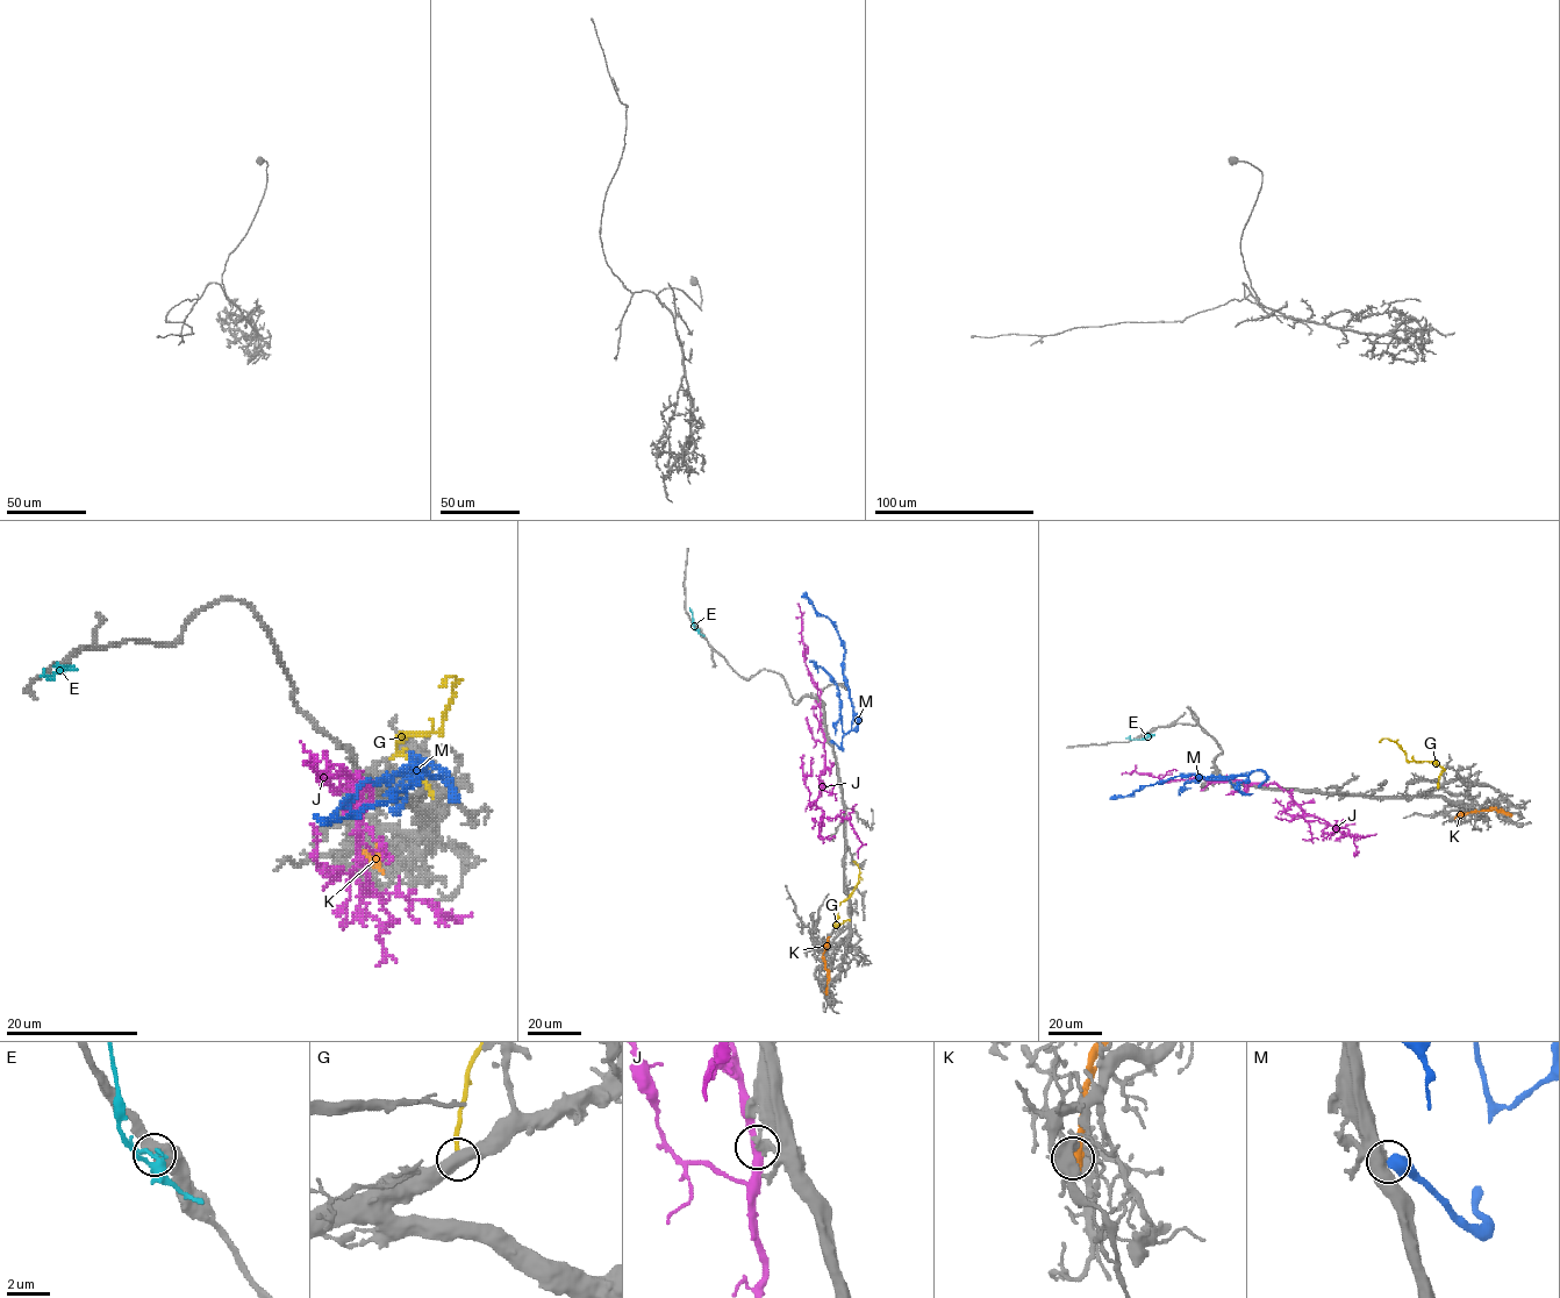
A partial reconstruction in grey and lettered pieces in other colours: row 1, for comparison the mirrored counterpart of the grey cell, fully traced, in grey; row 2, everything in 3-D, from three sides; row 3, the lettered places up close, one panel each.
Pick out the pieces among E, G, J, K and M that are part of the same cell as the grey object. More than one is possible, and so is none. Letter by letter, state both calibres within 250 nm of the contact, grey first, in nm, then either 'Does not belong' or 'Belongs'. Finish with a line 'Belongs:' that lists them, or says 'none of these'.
E: Thickness 550 nm (grey) against 220 nm. Does not belong
G: Thickness 500 nm (grey) against 240 nm. Does not belong
J: Thickness 220 nm (grey) against 380 nm. Does not belong
K: Thickness 140 nm (grey) against 480 nm. Does not belong
M: Thickness 480 nm (grey) against 650 nm. Does not belong
Belongs: none of these

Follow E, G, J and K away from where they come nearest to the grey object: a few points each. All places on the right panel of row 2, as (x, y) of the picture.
E: (1147, 734), (1144, 739), (1131, 740), (1130, 735)
G: (1438, 786), (1440, 765), (1408, 761), (1395, 742), (1382, 739), (1379, 742)
J: (1256, 784), (1276, 784), (1306, 813), (1346, 835), (1360, 839), (1376, 833)
K: (1510, 815), (1488, 810), (1454, 819)

